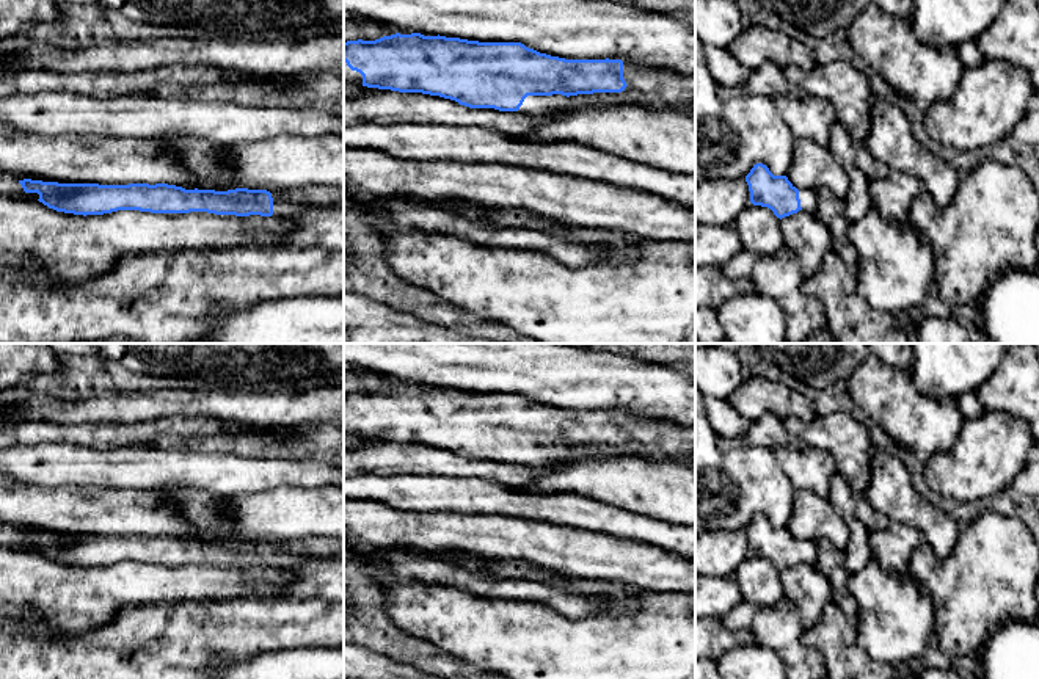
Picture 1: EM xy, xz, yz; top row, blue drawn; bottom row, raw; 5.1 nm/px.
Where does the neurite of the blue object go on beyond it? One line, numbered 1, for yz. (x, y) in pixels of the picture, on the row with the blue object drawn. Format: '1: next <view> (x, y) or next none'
1: next yz (809, 203)

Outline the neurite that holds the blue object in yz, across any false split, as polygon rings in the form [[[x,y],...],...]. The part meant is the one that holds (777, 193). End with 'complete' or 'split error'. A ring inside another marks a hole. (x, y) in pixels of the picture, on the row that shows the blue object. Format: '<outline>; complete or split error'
[[[763,163],[753,165],[746,176],[753,205],[767,207],[777,218],[785,218],[799,210],[816,213],[815,191],[799,191],[786,176],[774,176]]]; split error

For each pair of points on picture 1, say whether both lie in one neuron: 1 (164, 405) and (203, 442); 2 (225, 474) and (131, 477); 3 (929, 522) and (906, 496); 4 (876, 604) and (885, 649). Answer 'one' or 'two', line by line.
1: two
2: one
3: one
4: one

